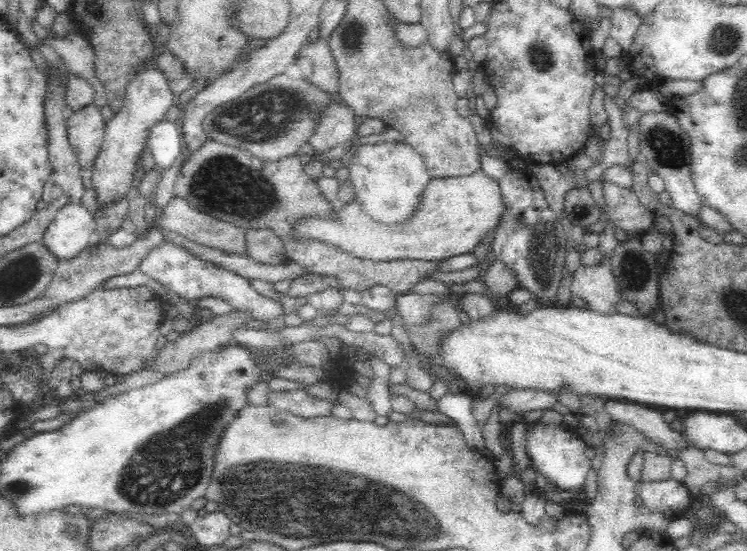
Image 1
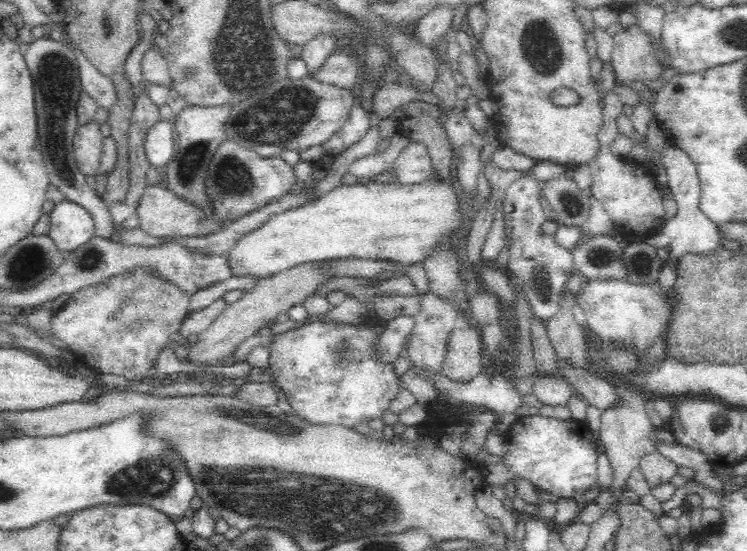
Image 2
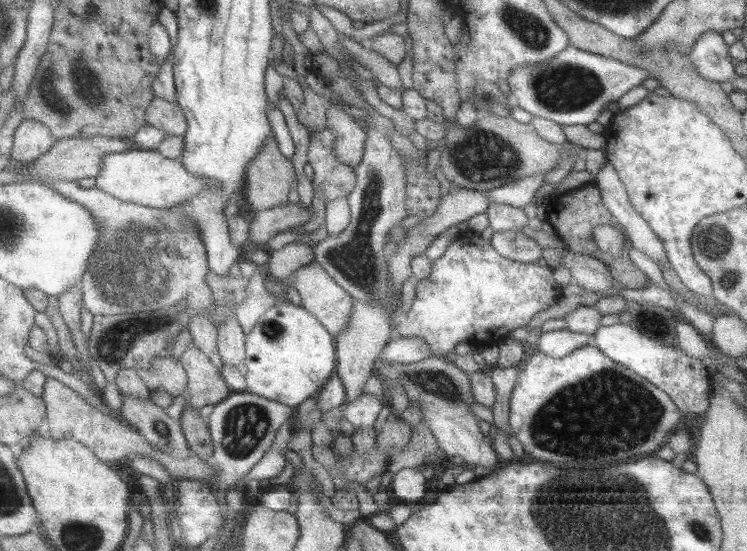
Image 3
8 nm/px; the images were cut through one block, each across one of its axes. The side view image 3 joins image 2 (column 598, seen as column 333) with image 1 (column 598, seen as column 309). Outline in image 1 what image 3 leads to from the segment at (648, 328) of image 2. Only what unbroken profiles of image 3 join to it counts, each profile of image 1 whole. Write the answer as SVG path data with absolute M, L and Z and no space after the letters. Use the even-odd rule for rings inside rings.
M609 260L604 264L586 266L581 264L572 273L570 292L574 296L580 296L586 299L586 304L596 311L613 311L613 302L619 298L613 279L613 274L609 265Z

